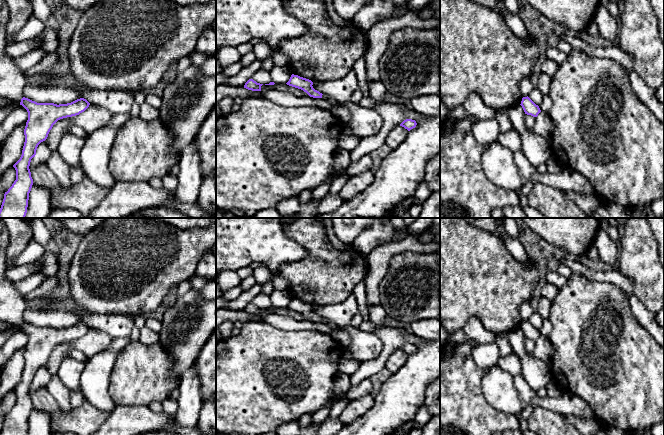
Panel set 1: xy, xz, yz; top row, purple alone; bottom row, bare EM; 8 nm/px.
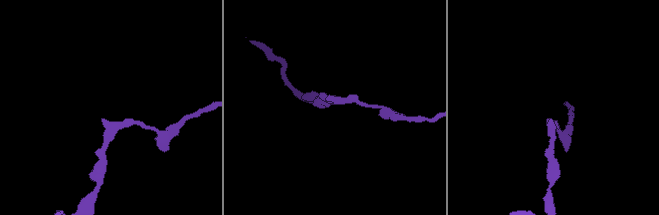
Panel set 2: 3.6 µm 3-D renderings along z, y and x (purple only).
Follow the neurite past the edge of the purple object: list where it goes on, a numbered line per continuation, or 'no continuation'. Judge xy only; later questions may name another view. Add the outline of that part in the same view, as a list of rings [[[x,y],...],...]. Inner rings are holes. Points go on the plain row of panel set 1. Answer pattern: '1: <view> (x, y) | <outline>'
1: xy (12, 304) | [[[4,224],[0,233],[0,321],[21,324],[26,305],[24,296],[16,290],[13,282],[5,275],[8,244],[9,231]]]

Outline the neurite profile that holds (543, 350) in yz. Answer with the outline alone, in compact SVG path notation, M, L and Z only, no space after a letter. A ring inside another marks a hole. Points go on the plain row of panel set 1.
M540 336L535 341L535 348L531 353L528 353L530 357L534 357L546 362L549 366L552 364L553 347L548 337Z

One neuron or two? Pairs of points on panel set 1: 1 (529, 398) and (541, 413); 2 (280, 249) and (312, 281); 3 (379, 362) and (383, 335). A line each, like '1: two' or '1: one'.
1: two
2: two
3: one

